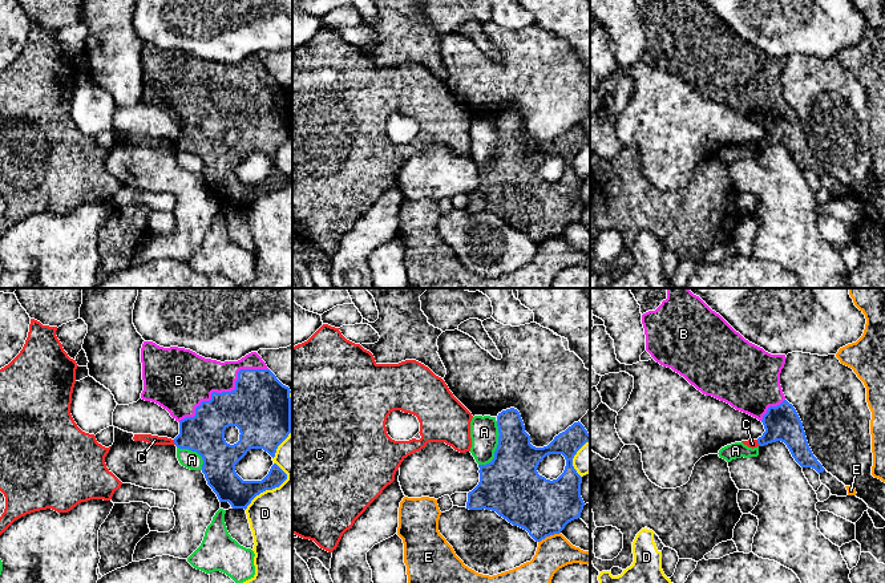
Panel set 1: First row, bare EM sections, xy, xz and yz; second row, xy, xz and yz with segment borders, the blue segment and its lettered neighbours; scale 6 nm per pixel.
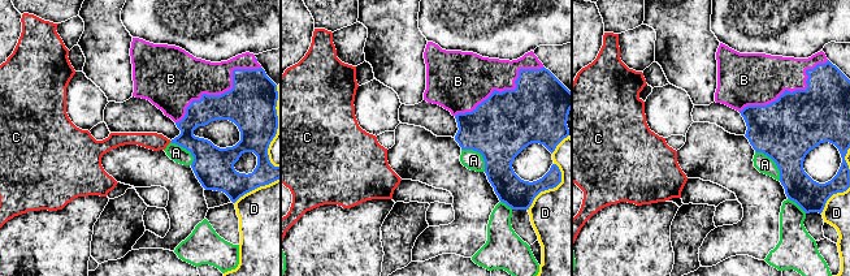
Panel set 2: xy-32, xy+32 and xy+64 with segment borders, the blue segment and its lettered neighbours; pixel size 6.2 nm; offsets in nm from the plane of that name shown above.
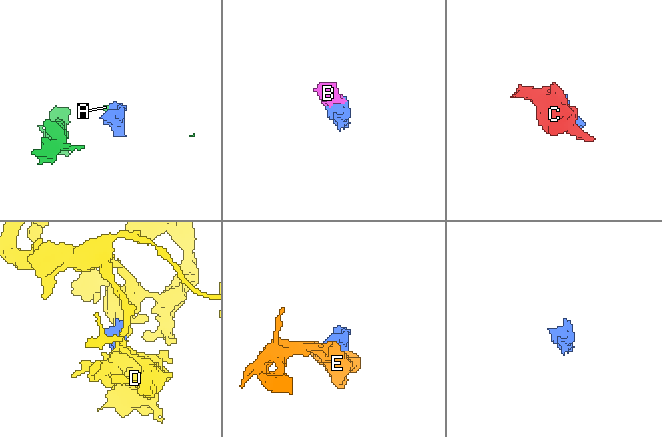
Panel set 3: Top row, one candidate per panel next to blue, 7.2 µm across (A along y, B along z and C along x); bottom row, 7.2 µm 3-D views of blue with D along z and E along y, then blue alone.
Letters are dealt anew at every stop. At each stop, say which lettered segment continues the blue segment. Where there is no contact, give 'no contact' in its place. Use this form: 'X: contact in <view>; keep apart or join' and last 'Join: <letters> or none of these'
A: contact in xz; keep apart
B: contact in xy; join
C: contact in xy; keep apart
D: contact in xy; keep apart
E: contact in xz; keep apart
Join: B

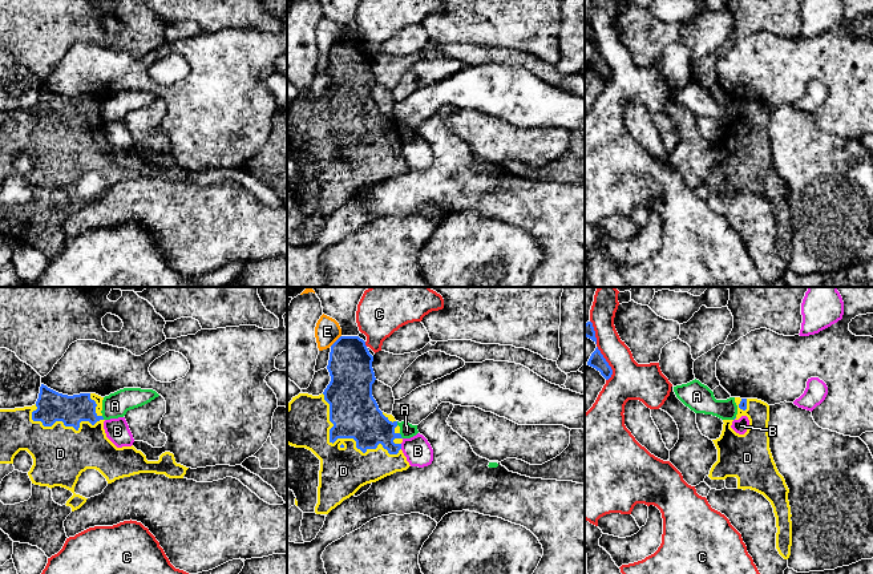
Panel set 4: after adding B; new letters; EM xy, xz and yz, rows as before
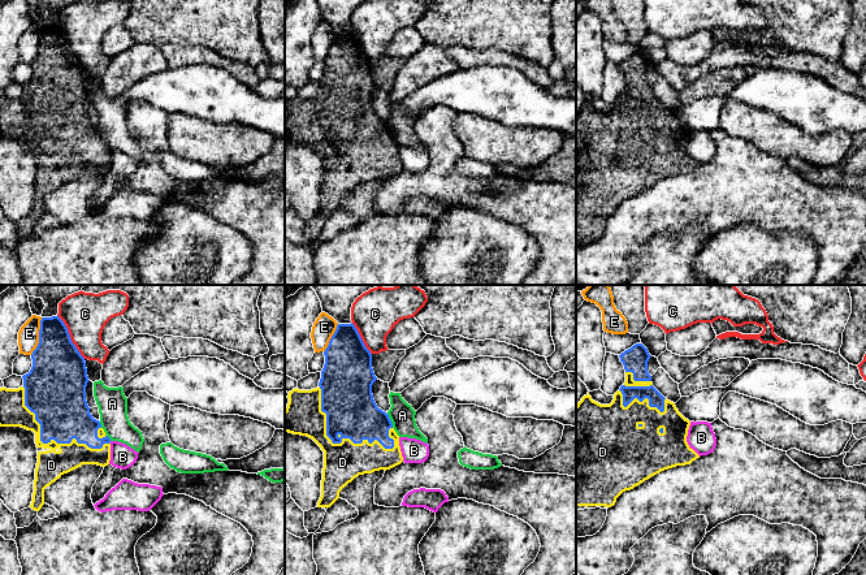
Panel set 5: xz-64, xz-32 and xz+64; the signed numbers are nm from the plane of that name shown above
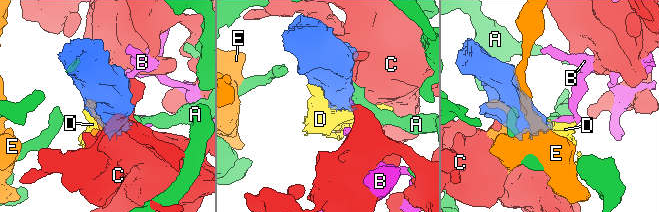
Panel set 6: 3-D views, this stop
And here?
A: contact in xz; keep apart
B: contact in xz; keep apart
C: contact in yz; keep apart
D: contact in xz; join
E: contact in xz; keep apart
Join: D

